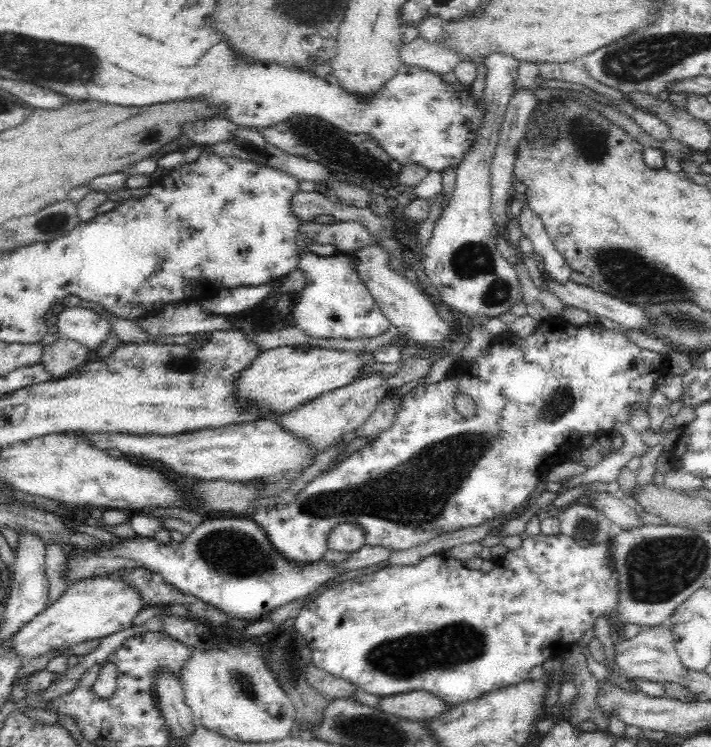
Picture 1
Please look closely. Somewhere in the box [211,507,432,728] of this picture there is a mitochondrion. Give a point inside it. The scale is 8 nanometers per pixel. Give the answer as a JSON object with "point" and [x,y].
{"point":[241,681]}

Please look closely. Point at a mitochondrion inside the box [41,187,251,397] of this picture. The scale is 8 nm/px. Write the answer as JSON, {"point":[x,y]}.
{"point":[177,364]}

